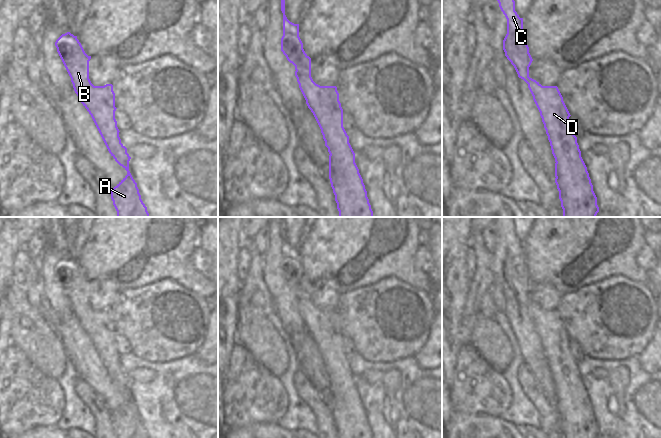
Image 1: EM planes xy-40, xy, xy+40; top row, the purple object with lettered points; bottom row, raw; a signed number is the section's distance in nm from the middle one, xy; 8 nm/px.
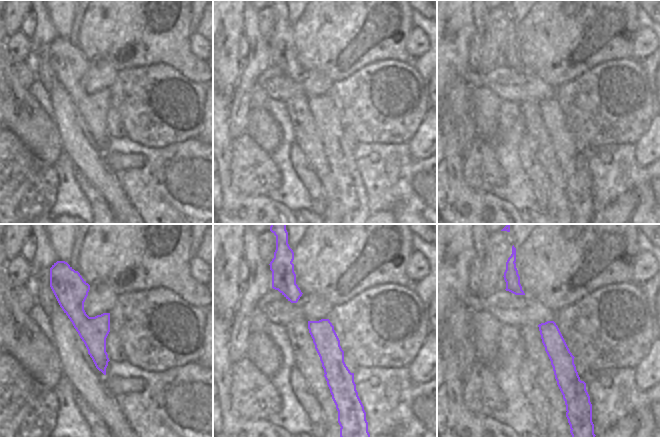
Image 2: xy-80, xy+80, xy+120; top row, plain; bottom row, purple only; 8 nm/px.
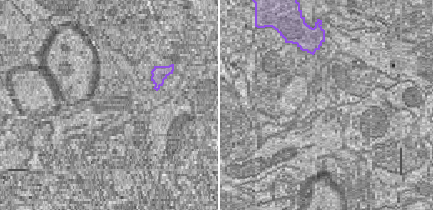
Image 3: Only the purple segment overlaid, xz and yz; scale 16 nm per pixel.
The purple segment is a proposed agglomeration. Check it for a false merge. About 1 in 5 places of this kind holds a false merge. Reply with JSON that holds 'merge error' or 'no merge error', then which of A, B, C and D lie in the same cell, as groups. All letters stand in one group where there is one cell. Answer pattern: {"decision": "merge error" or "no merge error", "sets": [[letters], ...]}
{"decision": "merge error", "sets": [["A", "B", "D"], ["C"]]}

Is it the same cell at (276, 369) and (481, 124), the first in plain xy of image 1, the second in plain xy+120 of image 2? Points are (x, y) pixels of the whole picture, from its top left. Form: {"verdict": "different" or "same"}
{"verdict": "same"}

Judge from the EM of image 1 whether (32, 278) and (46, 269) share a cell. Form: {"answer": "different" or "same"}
{"answer": "different"}

